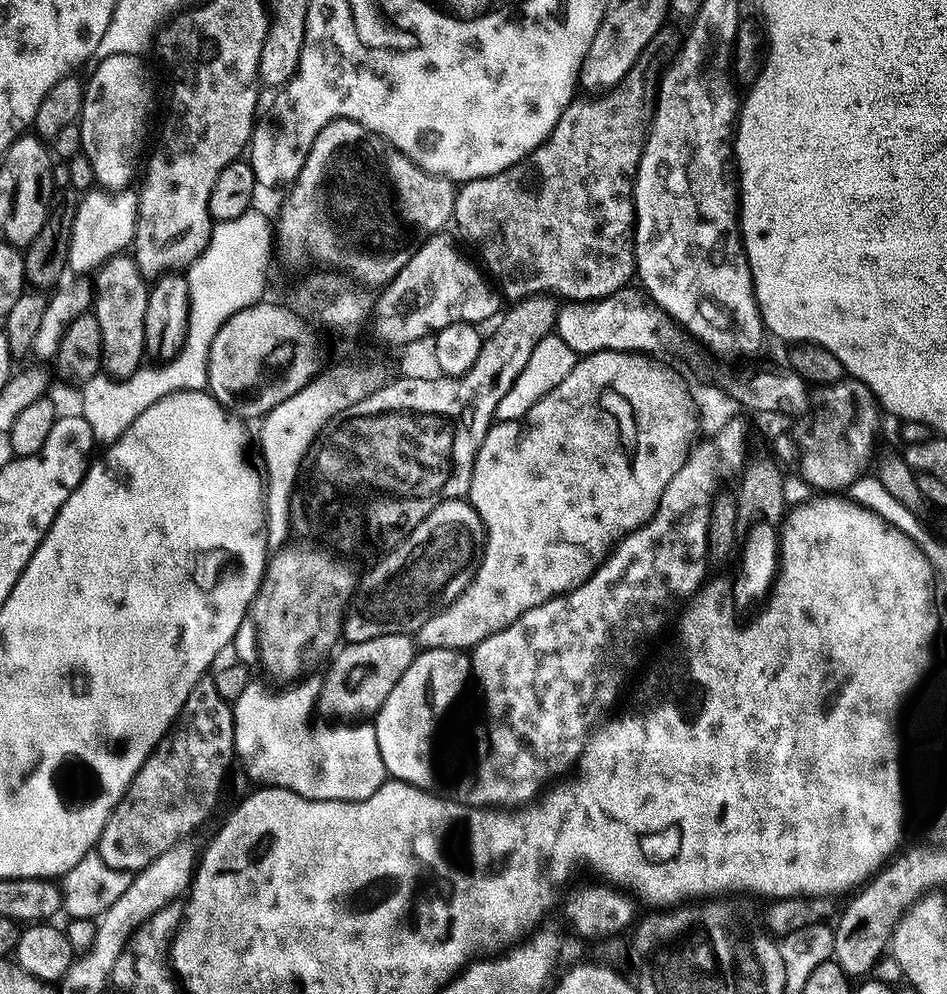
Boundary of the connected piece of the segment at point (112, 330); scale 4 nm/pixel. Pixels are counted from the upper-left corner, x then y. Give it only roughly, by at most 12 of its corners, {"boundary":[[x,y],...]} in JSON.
{"boundary":[[135,259],[103,265],[94,296],[102,368],[127,380],[145,359],[149,285]]}

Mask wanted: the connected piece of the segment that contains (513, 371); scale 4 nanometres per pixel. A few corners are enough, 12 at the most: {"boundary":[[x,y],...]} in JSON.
{"boundary":[[558,300],[515,301],[465,372],[496,372],[510,390],[537,342],[556,325]]}

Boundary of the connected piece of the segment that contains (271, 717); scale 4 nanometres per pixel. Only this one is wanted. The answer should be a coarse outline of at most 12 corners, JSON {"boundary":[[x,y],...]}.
{"boundary":[[250,682],[232,743],[253,785],[365,800],[389,779],[371,723],[315,732],[318,688]]}

